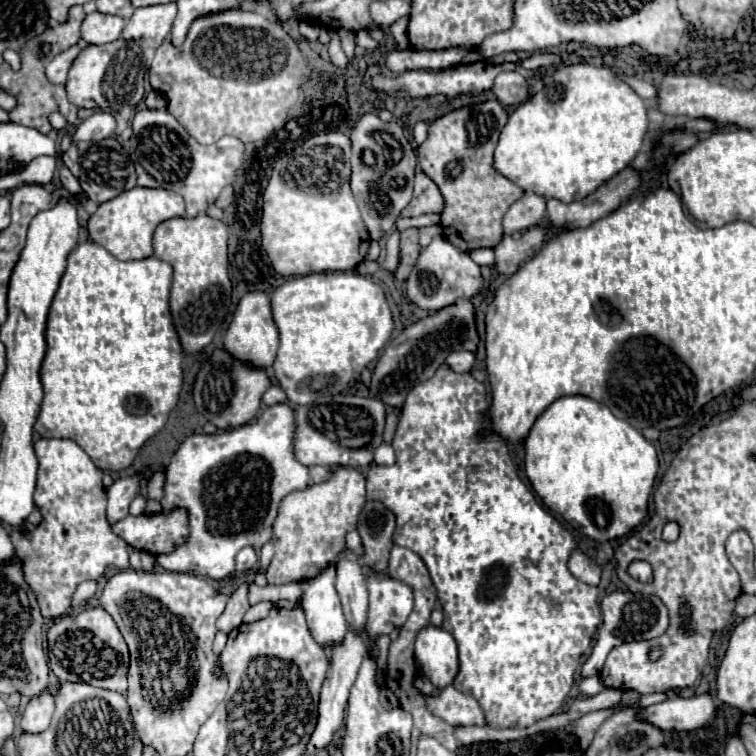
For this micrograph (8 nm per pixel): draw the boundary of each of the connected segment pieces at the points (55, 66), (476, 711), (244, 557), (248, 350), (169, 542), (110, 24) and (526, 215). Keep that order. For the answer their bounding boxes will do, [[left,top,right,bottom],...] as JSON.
[[46,41,86,83],[428,685,488,725],[236,547,258,573],[224,291,278,369],[112,511,188,555],[82,13,126,45],[502,193,546,235]]

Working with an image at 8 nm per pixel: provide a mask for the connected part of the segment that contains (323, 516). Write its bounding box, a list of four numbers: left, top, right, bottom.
[266,467,364,585]

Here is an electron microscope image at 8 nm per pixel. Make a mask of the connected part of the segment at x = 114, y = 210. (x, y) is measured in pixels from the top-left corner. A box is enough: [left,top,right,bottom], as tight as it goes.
[88,187,186,261]

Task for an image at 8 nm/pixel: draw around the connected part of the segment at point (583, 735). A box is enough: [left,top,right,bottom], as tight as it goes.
[570,705,620,755]

